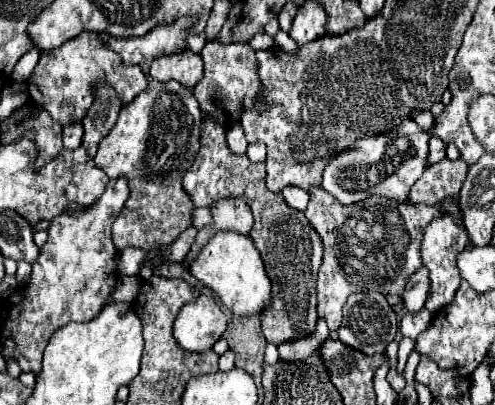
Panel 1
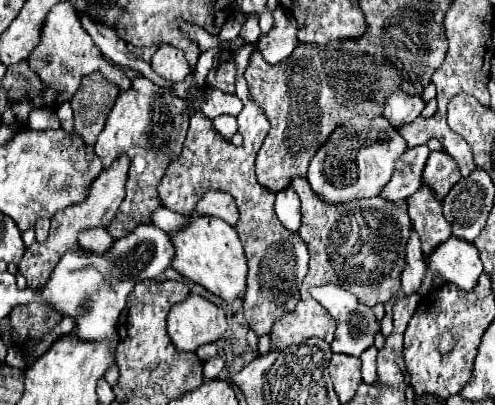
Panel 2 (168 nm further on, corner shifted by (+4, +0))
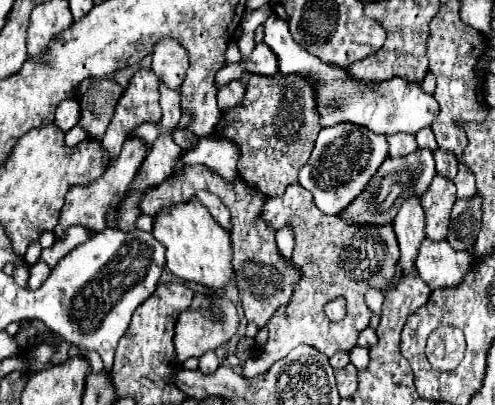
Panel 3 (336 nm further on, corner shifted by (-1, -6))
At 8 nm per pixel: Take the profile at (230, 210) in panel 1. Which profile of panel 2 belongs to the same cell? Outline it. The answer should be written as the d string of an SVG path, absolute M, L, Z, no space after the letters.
M206 192L196 204L196 212L202 216L222 218L230 226L236 226L238 222L238 208L234 206L234 198L226 192Z

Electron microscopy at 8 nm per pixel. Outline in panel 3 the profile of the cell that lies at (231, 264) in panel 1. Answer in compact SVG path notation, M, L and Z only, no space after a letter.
M197 200L179 204L155 216L153 236L167 248L167 268L181 280L191 280L213 290L223 290L235 276L231 236L225 228L219 228L219 224L211 220L207 208L203 208L203 204Z

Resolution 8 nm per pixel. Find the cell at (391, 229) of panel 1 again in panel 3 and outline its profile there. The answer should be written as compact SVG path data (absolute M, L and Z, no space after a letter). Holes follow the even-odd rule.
M291 184L279 198L267 198L263 206L263 220L269 228L279 230L289 222L295 230L295 250L291 262L303 270L303 278L295 284L291 302L267 324L269 340L263 354L251 356L243 364L243 376L257 376L267 372L277 360L285 358L295 346L311 344L325 356L333 356L339 350L351 350L357 344L357 336L369 326L373 312L365 304L365 294L371 288L385 292L397 274L399 244L393 224L347 224L339 216L327 216L315 208L311 192L301 184ZM343 296L347 300L347 318L341 322L329 322L323 306L325 302Z

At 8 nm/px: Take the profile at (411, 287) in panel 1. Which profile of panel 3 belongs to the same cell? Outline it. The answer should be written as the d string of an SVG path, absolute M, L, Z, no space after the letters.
M409 198L399 214L393 220L399 250L401 250L401 260L399 266L403 272L415 270L415 260L419 254L419 244L423 244L425 236L425 216L419 198Z

